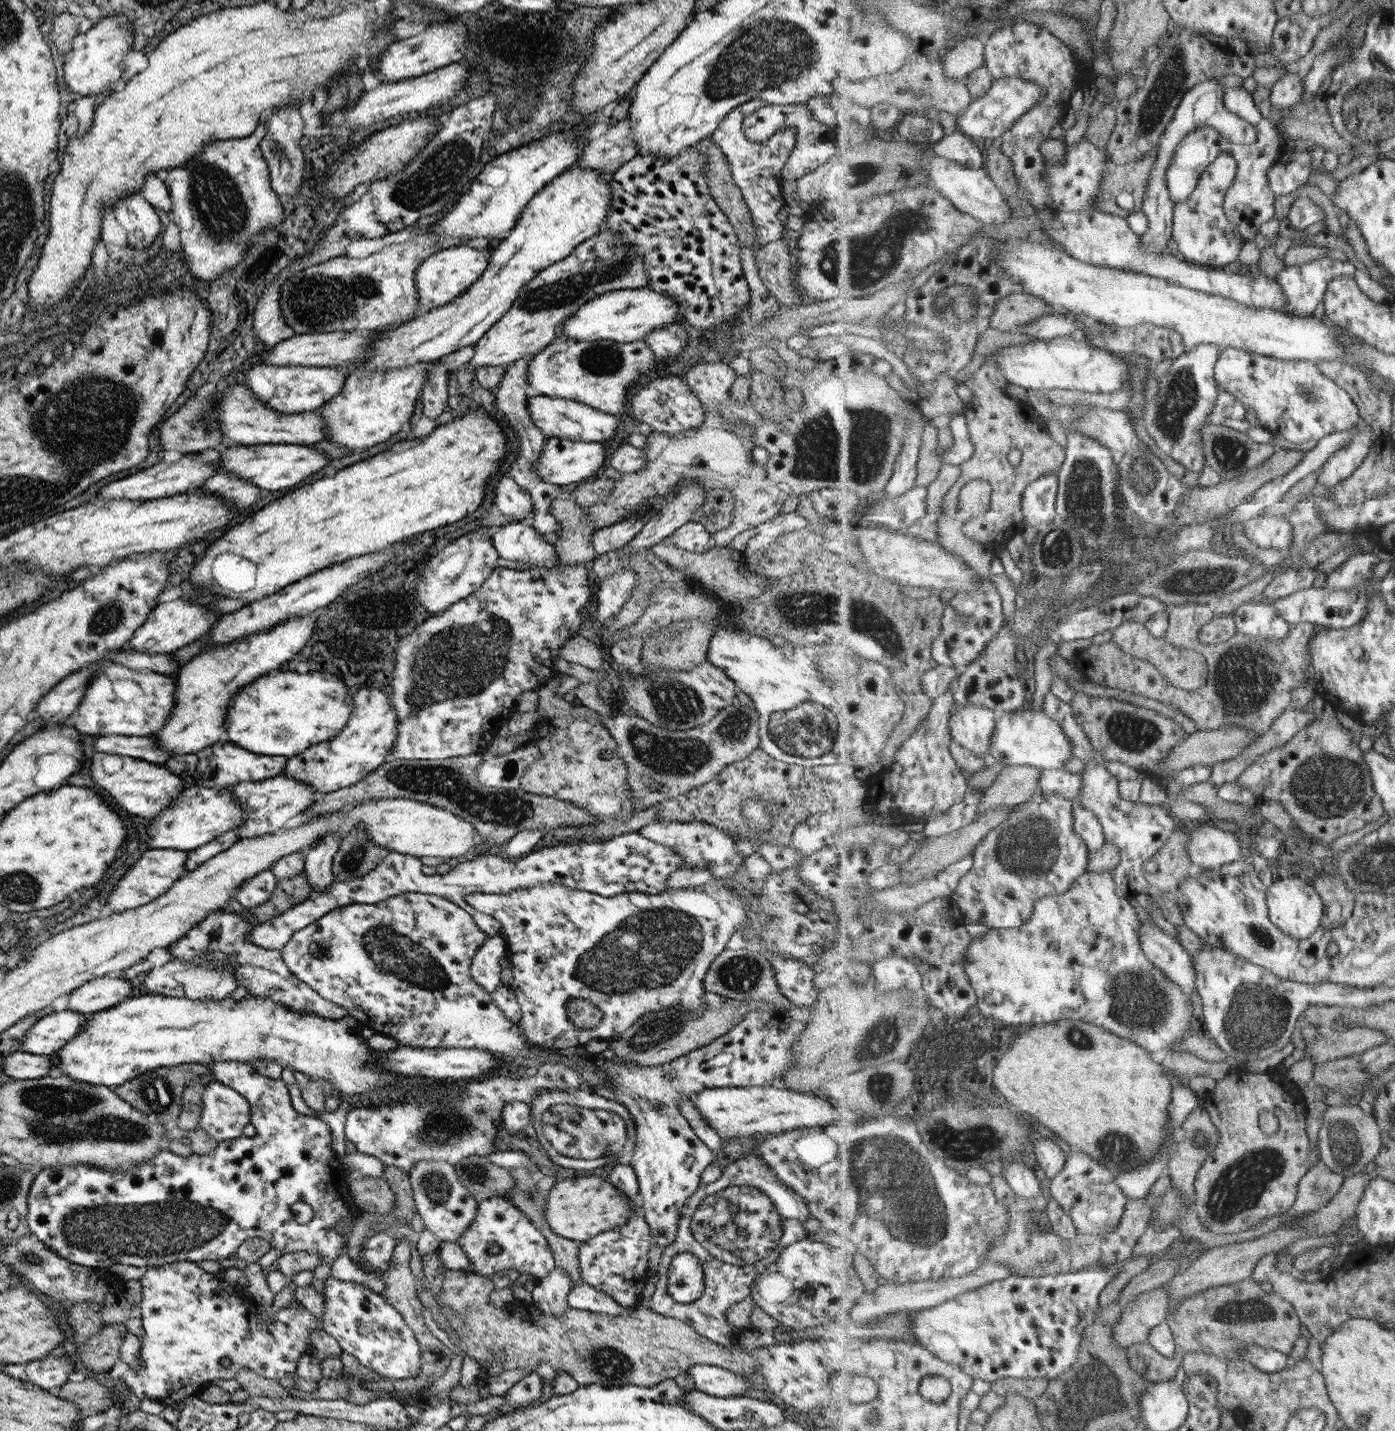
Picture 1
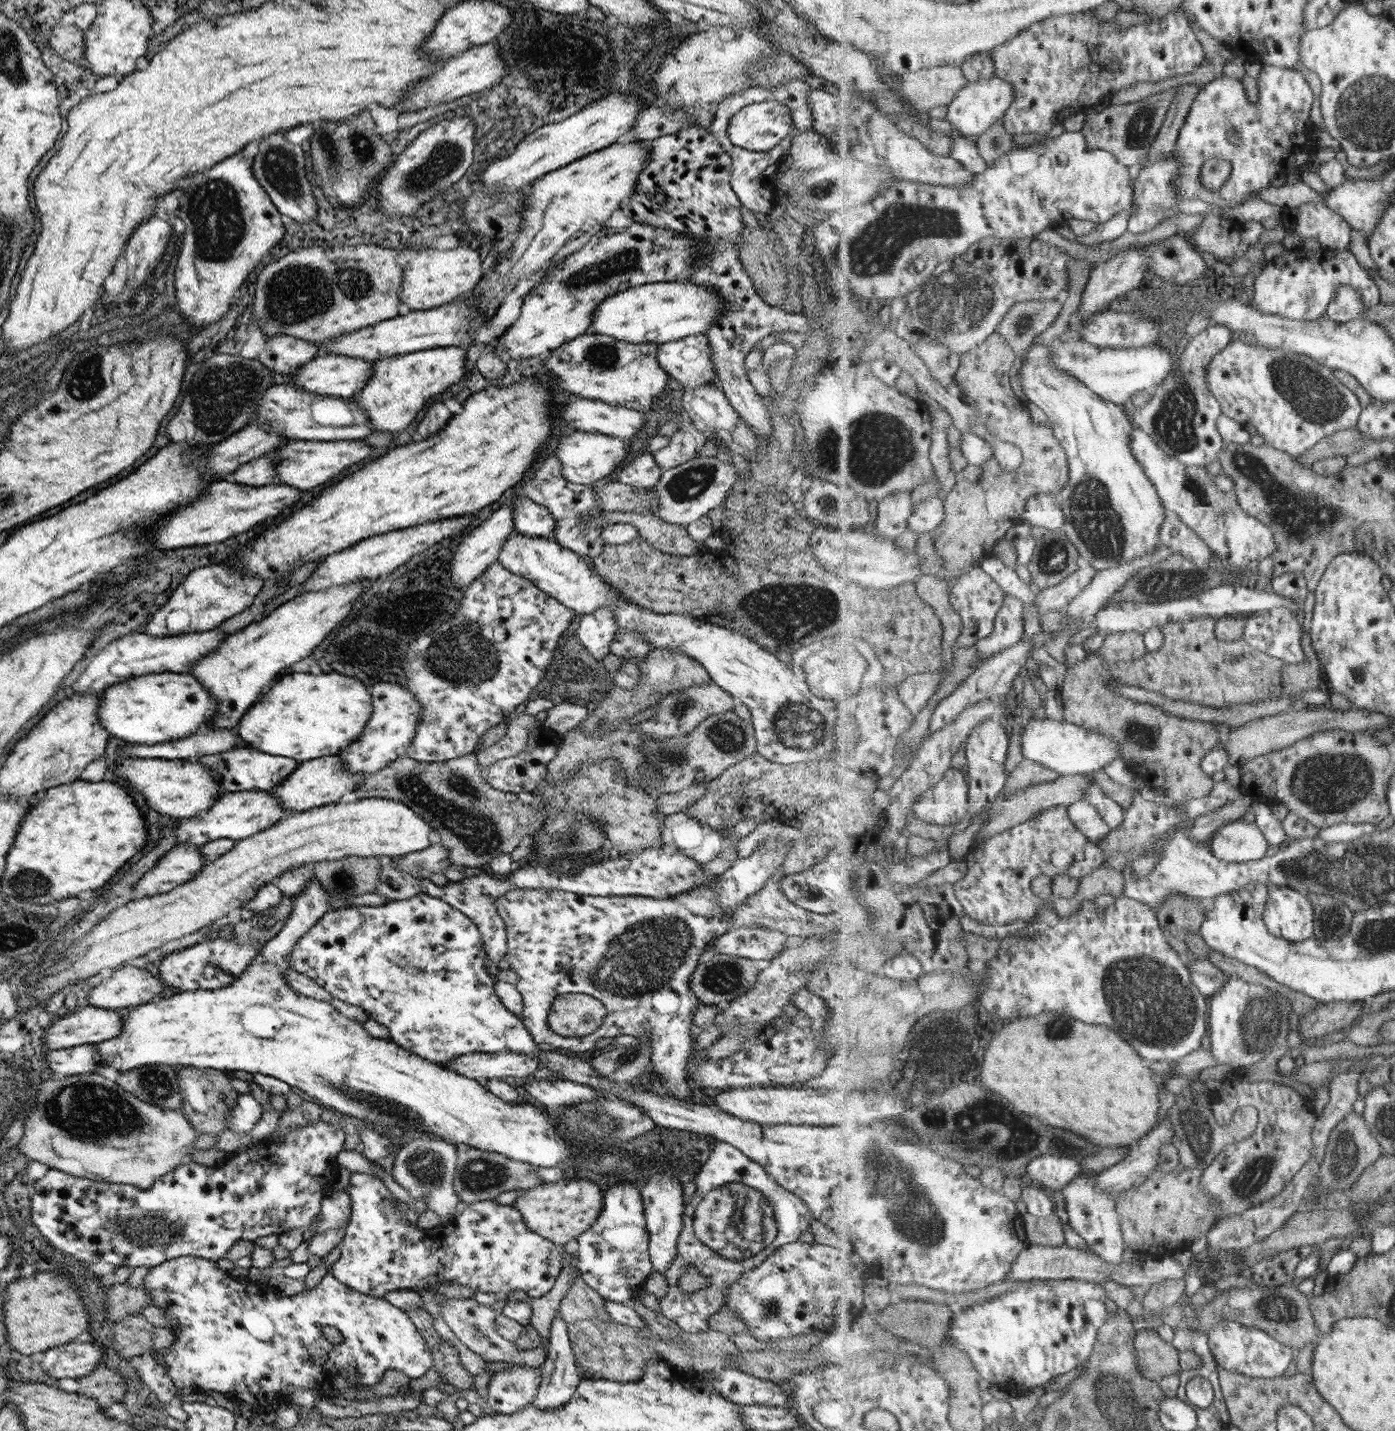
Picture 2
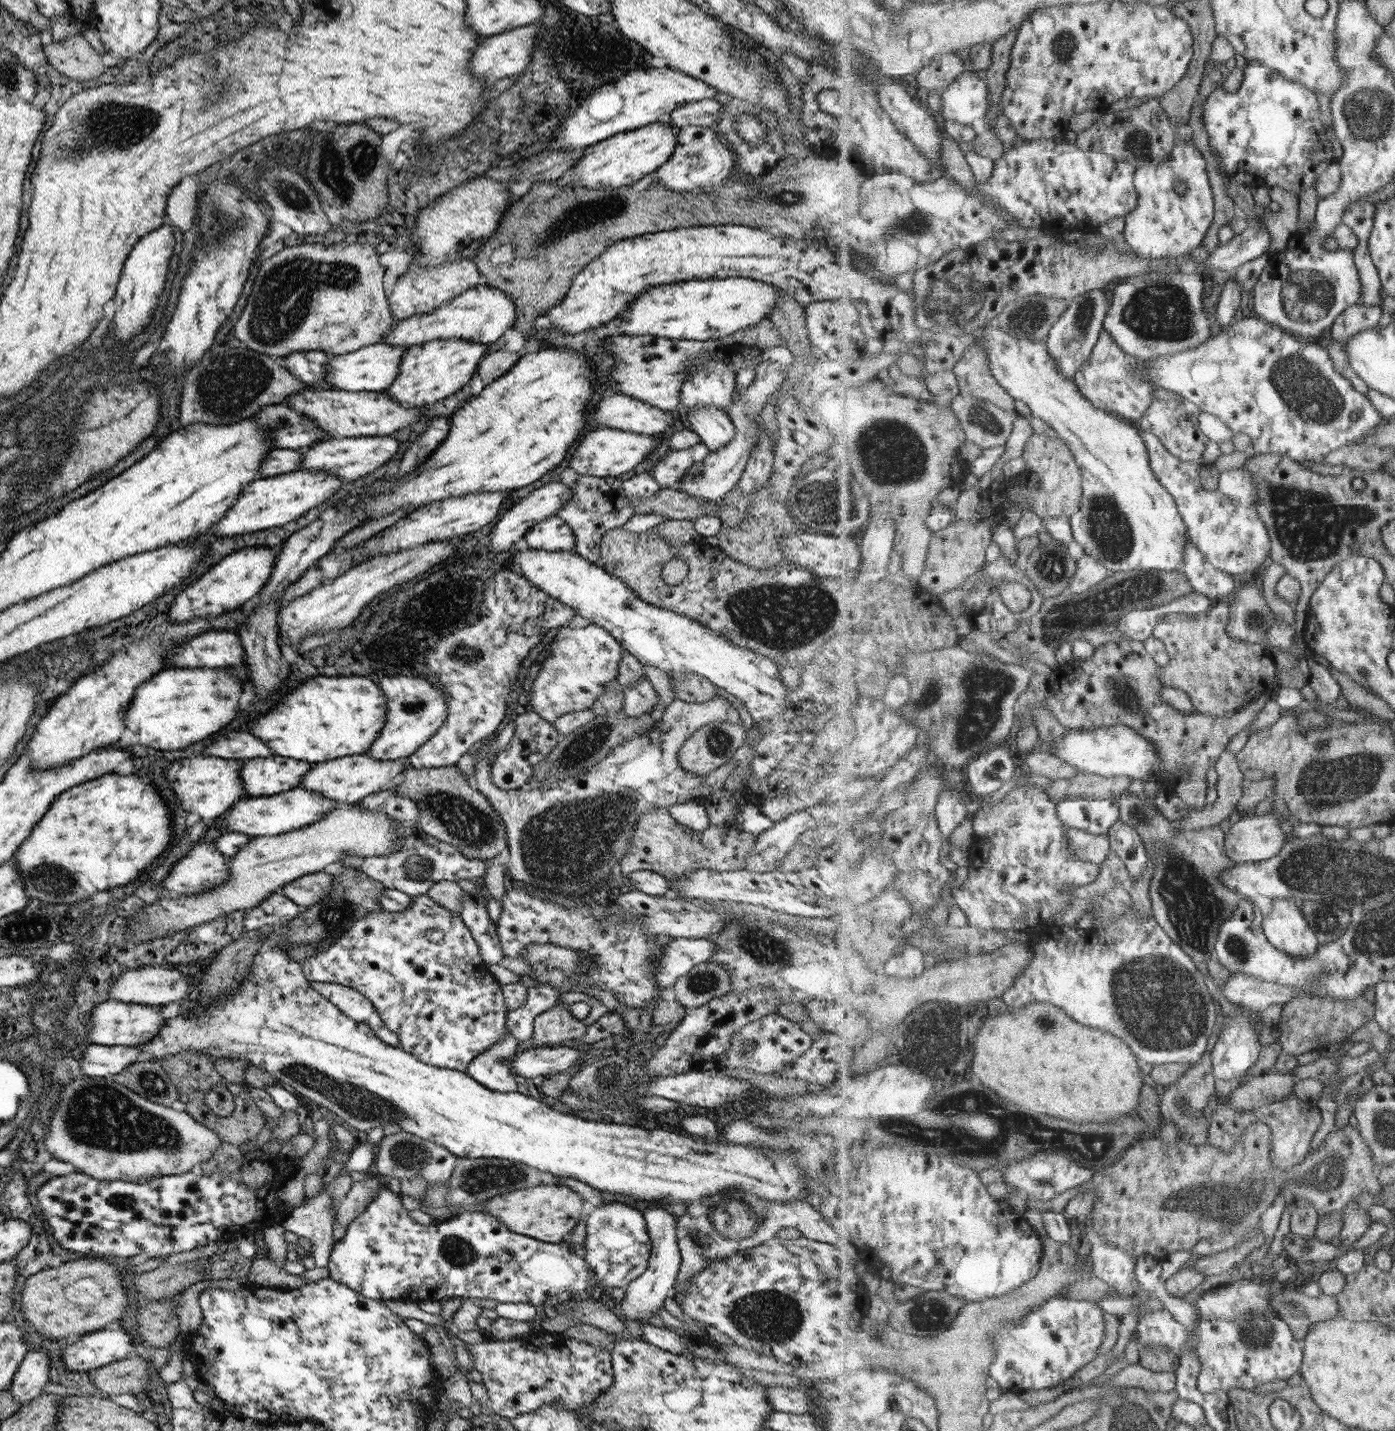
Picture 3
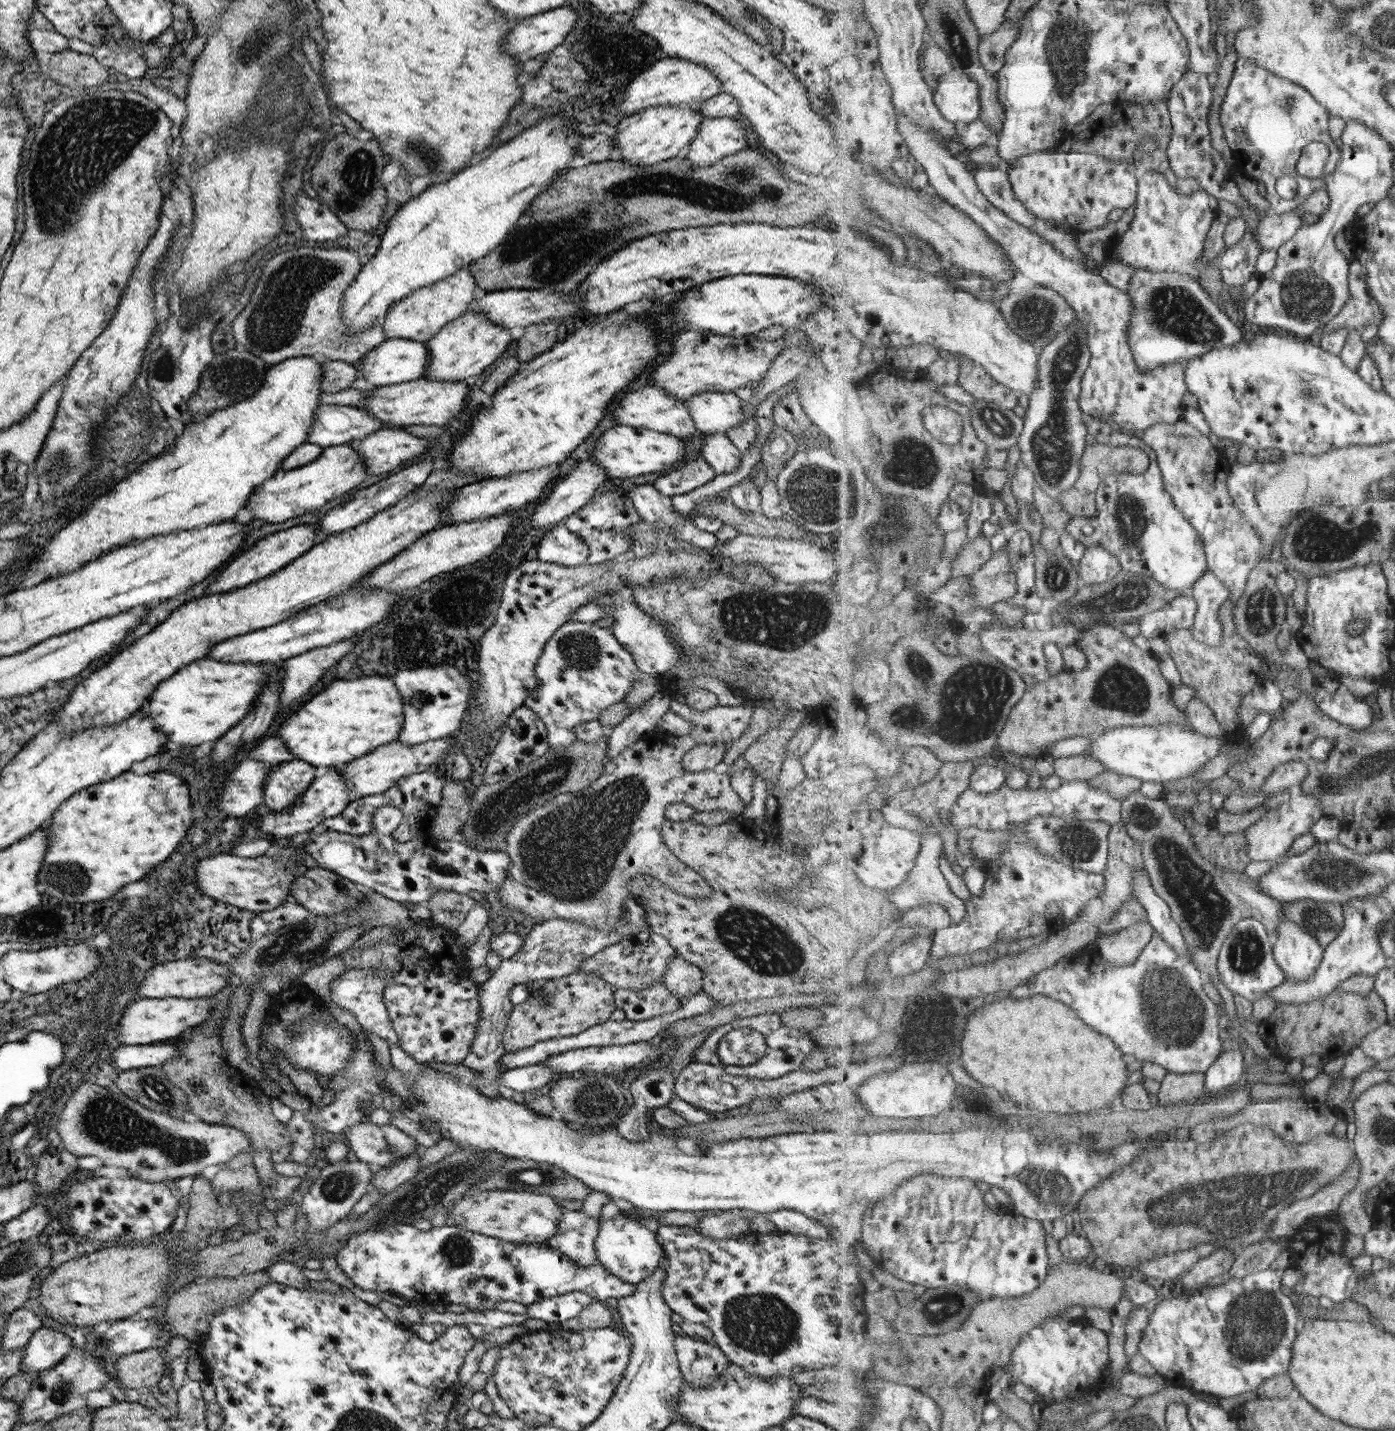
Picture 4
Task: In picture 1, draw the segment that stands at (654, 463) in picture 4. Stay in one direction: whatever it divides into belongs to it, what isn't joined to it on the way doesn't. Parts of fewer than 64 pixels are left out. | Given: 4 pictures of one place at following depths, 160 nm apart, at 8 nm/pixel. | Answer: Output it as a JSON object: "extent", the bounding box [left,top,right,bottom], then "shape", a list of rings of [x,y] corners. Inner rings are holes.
{"extent":[534,437,605,486],"shape":[[[551,437],[544,440],[543,449],[539,459],[535,461],[534,471],[540,481],[565,486],[571,483],[581,483],[583,481],[596,478],[603,468],[605,462],[605,452],[601,443],[595,442],[573,442],[565,438]]]}

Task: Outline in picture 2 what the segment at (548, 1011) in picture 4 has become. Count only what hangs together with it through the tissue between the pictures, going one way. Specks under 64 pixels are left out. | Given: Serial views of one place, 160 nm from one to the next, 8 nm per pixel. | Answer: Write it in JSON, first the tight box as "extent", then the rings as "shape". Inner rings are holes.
{"extent":[546,995,604,1037],"shape":[[[558,995],[549,1008],[546,1023],[559,1036],[581,1037],[593,1032],[604,1016],[602,1004],[588,995]]]}

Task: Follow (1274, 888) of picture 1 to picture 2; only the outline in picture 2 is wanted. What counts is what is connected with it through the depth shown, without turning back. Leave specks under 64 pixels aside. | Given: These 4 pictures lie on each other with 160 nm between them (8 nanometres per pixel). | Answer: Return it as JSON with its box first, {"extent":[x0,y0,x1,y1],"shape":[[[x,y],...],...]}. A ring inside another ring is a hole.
{"extent":[1264,887,1315,943],"shape":[[[1290,887],[1270,890],[1264,920],[1271,934],[1291,943],[1303,943],[1315,937],[1315,917],[1305,893]]]}

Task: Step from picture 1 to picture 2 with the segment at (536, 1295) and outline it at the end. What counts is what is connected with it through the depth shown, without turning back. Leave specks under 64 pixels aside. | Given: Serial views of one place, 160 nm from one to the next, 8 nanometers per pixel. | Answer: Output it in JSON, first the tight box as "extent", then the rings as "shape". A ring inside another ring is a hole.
{"extent":[531,1312,580,1411],"shape":[[[556,1312],[556,1317],[553,1319],[549,1329],[549,1338],[547,1338],[549,1348],[547,1348],[546,1358],[540,1366],[539,1387],[537,1387],[536,1395],[531,1403],[535,1409],[549,1411],[549,1409],[561,1407],[561,1405],[569,1401],[577,1385],[579,1385],[580,1379],[578,1370],[575,1367],[574,1356],[570,1349],[568,1329],[569,1327],[565,1325],[558,1312]]]}

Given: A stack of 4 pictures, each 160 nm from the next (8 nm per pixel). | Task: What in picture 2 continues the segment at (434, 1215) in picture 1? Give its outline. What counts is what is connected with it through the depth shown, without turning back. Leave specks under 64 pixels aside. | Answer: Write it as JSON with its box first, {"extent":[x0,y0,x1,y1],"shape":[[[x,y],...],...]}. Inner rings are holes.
{"extent":[391,1137,461,1225],"shape":[[[427,1137],[407,1139],[407,1144],[395,1154],[391,1166],[392,1179],[402,1186],[413,1200],[423,1198],[426,1208],[432,1210],[439,1217],[437,1225],[459,1214],[461,1210],[460,1200],[457,1198],[452,1185],[452,1176],[455,1168],[455,1151],[453,1145],[443,1140],[435,1141]]]}

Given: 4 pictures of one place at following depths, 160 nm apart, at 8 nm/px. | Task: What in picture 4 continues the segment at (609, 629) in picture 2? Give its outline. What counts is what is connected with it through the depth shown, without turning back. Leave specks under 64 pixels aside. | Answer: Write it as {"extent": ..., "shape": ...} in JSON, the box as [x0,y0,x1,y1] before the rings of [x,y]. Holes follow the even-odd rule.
{"extent":[523,621,638,749],"shape":[[[579,621],[564,622],[545,641],[534,668],[537,688],[532,690],[523,701],[523,706],[532,710],[546,728],[548,749],[567,748],[574,740],[574,728],[582,722],[596,720],[597,714],[609,704],[621,702],[637,679],[638,668],[631,655],[617,642],[609,628],[602,629],[594,623]]]}

